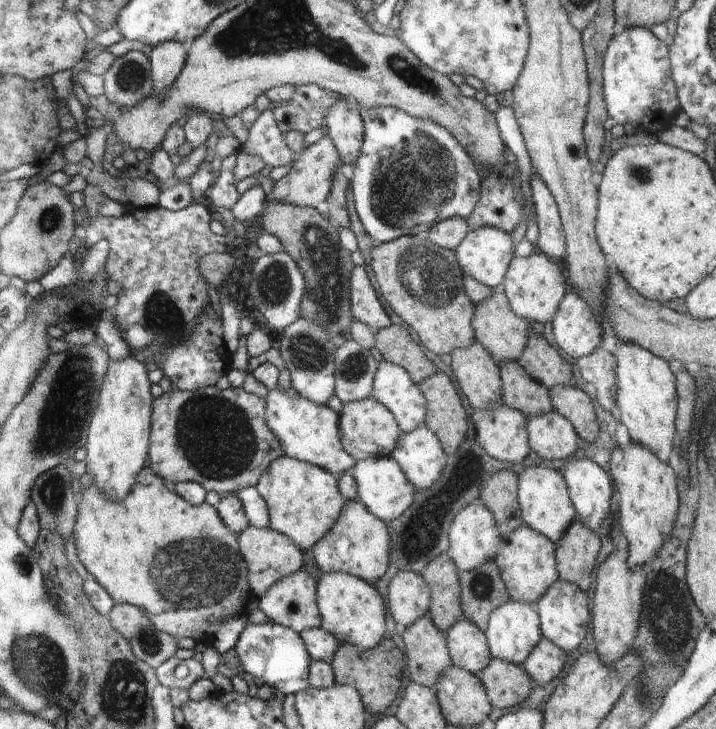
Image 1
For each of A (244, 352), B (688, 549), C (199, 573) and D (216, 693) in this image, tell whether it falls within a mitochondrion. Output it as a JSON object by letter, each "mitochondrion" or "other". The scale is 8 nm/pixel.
{"A":"other","B":"other","C":"mitochondrion","D":"other"}

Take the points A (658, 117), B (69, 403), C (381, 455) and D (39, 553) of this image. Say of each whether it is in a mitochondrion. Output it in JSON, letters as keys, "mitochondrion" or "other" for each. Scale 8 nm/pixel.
{"A":"other","B":"mitochondrion","C":"other","D":"other"}

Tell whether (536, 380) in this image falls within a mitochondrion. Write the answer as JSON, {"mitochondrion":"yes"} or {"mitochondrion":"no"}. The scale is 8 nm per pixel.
{"mitochondrion":"no"}

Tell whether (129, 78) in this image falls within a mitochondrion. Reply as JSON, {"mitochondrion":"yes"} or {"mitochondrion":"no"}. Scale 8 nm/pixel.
{"mitochondrion":"yes"}

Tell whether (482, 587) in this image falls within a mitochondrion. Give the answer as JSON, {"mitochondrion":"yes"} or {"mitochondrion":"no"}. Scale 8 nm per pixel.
{"mitochondrion":"yes"}

